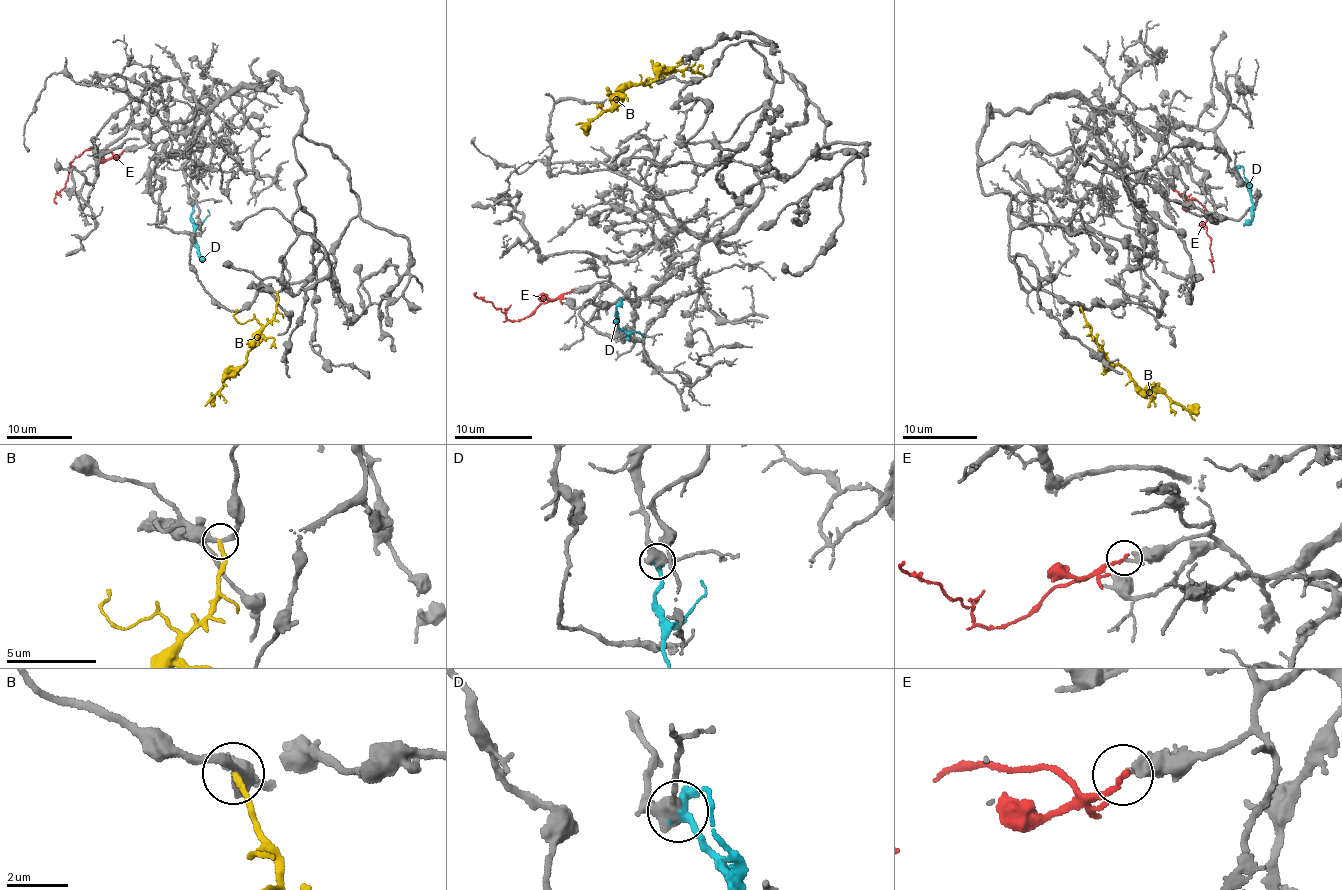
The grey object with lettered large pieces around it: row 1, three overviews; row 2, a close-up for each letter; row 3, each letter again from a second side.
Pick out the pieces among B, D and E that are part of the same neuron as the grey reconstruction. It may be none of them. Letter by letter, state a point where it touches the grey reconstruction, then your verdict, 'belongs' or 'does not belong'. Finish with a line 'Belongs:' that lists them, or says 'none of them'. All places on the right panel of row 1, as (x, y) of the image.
B: contact (1079, 306); does not belong
D: contact (1235, 171); does not belong
E: contact (1174, 190); does not belong
Belongs: none of them

